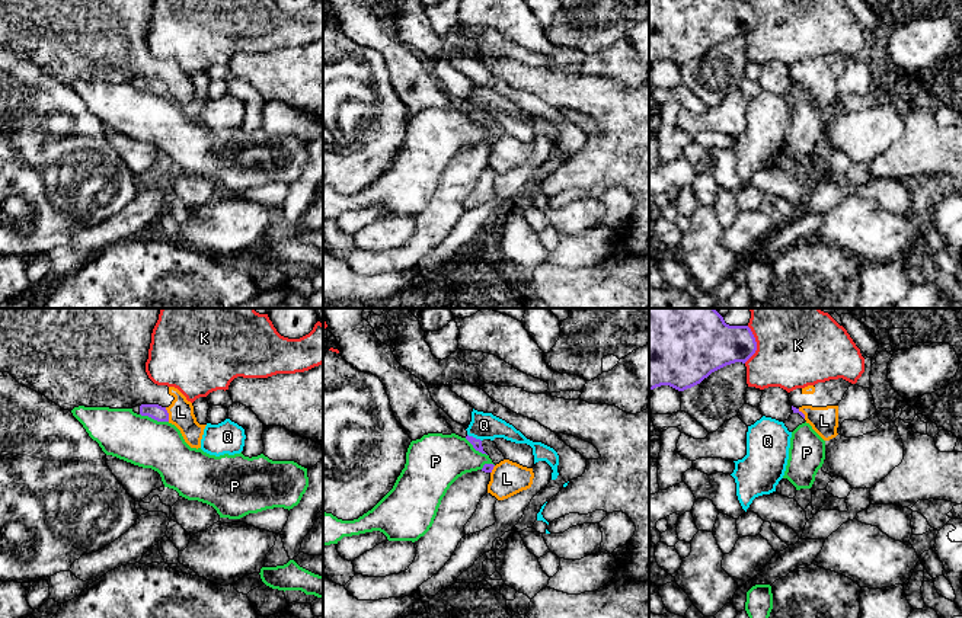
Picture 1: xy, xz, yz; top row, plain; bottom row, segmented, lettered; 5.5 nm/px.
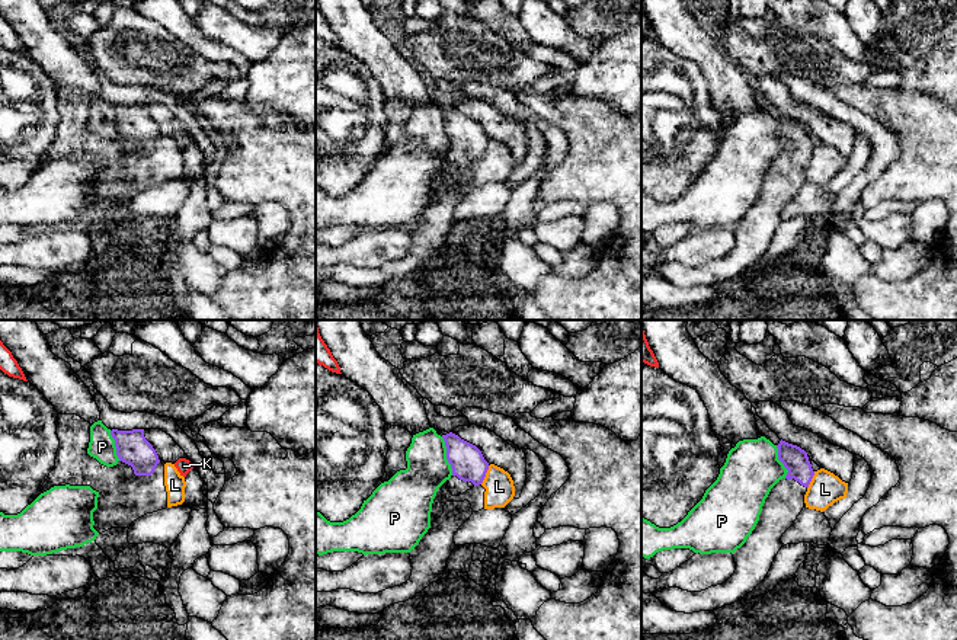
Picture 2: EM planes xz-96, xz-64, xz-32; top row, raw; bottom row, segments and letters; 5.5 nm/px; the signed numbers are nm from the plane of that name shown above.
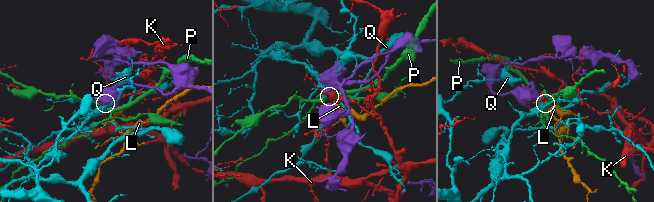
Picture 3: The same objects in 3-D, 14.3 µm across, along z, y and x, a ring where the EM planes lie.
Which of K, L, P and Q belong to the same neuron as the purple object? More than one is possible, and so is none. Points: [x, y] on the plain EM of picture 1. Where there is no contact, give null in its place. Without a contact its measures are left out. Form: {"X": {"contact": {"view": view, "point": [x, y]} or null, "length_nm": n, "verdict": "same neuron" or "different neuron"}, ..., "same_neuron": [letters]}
{"K": {"contact": {"view": "yz", "point": [756, 19]}, "length_nm": 200, "verdict": "different neuron"}, "L": {"contact": {"view": "xy", "point": [168, 89]}, "length_nm": 80, "verdict": "different neuron"}, "P": {"contact": {"view": "xy", "point": [154, 93]}, "length_nm": 170, "verdict": "different neuron"}, "Q": {"contact": {"view": "xz", "point": [475, 112]}, "length_nm": 90, "verdict": "different neuron"}, "same_neuron": []}

